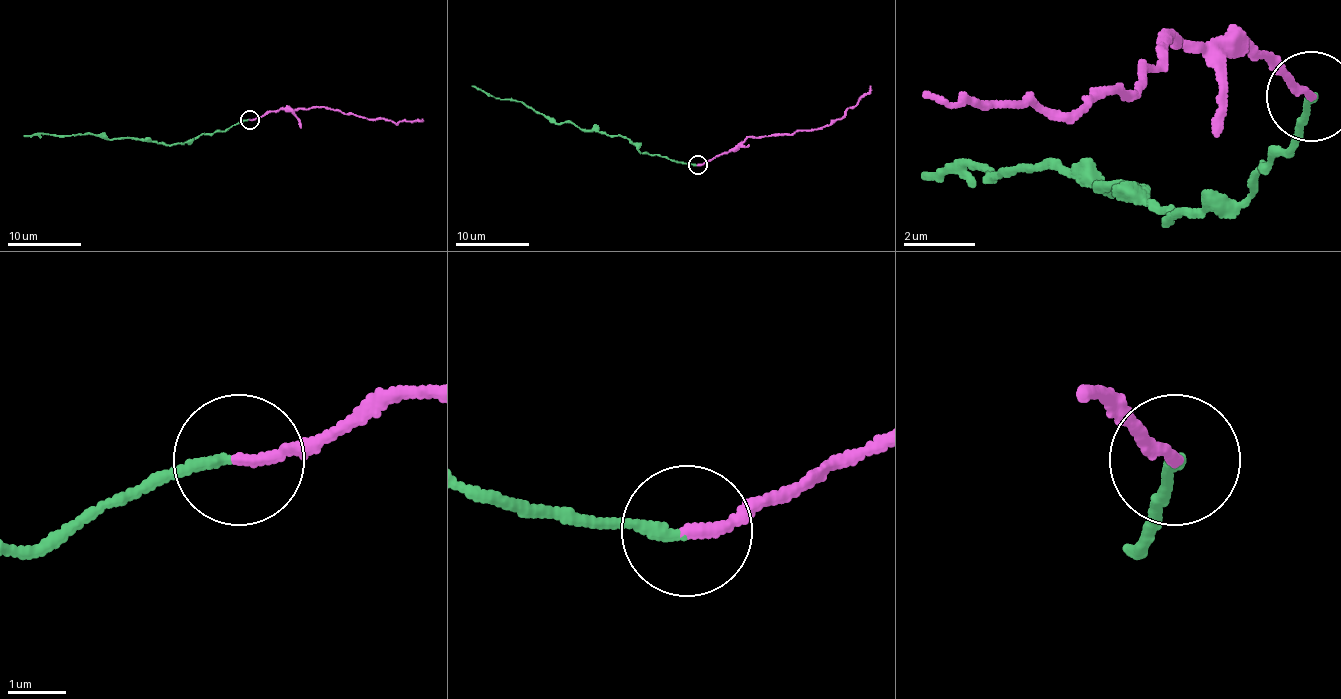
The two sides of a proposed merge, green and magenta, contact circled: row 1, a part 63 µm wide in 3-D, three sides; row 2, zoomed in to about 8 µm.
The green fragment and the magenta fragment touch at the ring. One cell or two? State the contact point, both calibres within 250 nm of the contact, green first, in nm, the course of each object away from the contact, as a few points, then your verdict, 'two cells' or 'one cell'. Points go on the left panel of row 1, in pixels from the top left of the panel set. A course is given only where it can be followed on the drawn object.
at (250, 120); 190 nm thick on the green side, 200 nm on the other; green runs (249, 119), (172, 145), (130, 137), (105, 139), (94, 134), (24, 136); magenta runs (249, 119), (267, 112), (328, 106), (368, 119), (394, 123), (423, 119); two cells

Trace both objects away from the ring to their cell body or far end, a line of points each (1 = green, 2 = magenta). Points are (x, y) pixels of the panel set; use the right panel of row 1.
1: (1313, 94), (1304, 130), (1259, 184), (1169, 220), (1133, 184), (1106, 193), (1061, 166), (926, 175)
2: (1313, 94), (1277, 58), (1178, 40), (1169, 31), (1133, 94), (1070, 112), (926, 94)

